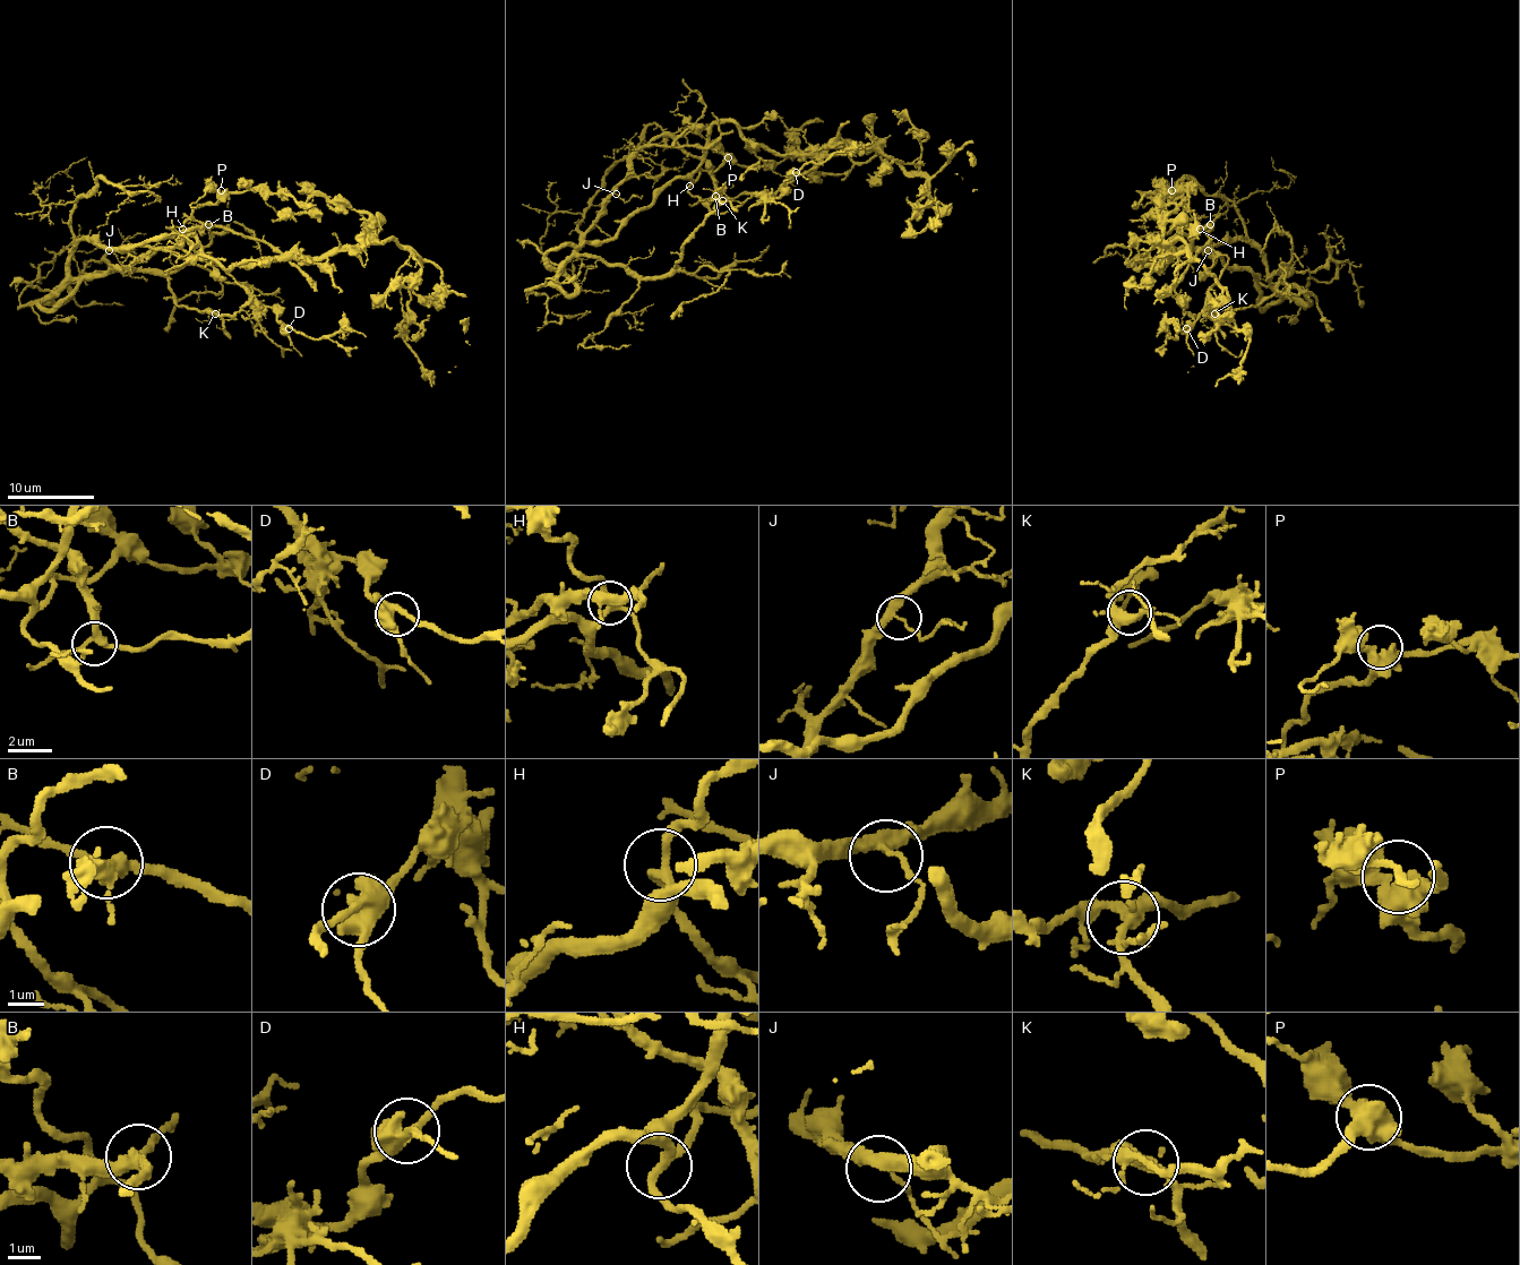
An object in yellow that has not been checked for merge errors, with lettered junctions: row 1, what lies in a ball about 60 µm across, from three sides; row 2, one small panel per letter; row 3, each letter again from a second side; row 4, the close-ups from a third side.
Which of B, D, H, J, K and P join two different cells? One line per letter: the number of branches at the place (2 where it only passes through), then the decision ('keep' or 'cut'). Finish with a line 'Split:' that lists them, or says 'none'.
B: branches 3; keep
D: branches 4; keep
H: branches 3; keep
J: branches 3; keep
K: branches 5; keep
P: branches 5; keep
Split: none

